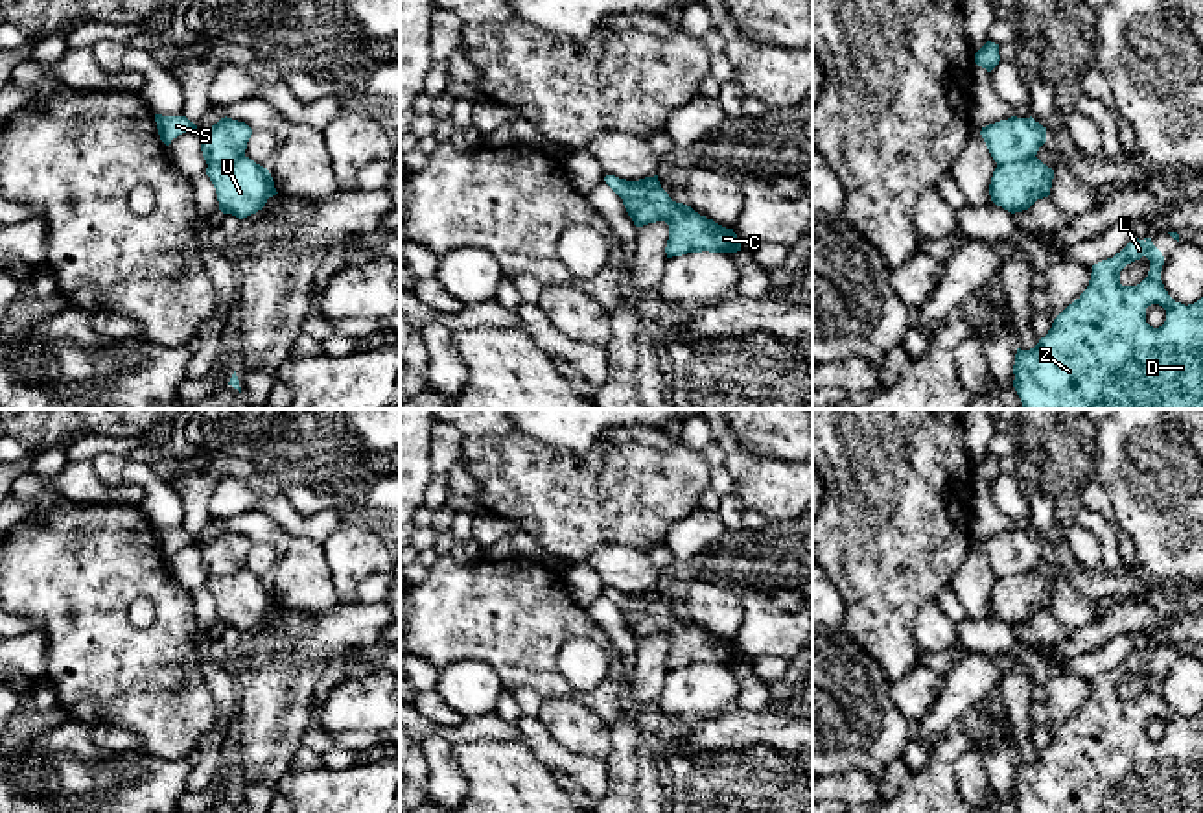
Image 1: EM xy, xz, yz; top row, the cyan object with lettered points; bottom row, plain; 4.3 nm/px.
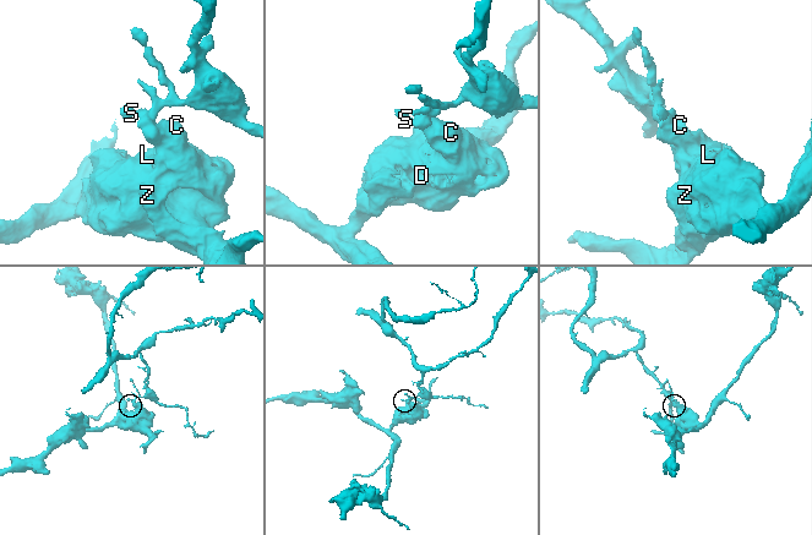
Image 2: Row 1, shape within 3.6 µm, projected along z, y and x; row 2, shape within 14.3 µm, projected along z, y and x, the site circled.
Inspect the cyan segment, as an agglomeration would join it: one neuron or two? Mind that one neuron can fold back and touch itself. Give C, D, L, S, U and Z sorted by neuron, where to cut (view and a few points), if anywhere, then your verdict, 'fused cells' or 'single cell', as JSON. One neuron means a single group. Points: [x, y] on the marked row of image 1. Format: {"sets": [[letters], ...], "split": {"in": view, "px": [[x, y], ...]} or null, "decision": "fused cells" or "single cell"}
{"sets": [["C", "D", "L", "U", "Z"], ["S"]], "split": {"in": "yz", "px": [[1034, 155], [997, 164]]}, "decision": "fused cells"}

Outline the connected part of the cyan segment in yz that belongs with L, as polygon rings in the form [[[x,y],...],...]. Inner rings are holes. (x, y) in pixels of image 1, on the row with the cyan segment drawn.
[[[1135,238],[1113,258],[1102,260],[1092,265],[1087,289],[1054,319],[1048,334],[1041,337],[1039,343],[1030,350],[1017,348],[1015,365],[1013,365],[1013,374],[1015,374],[1013,387],[1024,409],[1203,409],[1203,297],[1188,306],[1175,302],[1168,295],[1161,280],[1162,265],[1164,265],[1164,256],[1153,245],[1151,238],[1144,240]],[[1142,256],[1150,260],[1148,277],[1137,286],[1122,286],[1120,271],[1127,264],[1140,260]],[[1151,304],[1159,304],[1166,310],[1166,321],[1159,328],[1153,328],[1146,323],[1146,308]]]

